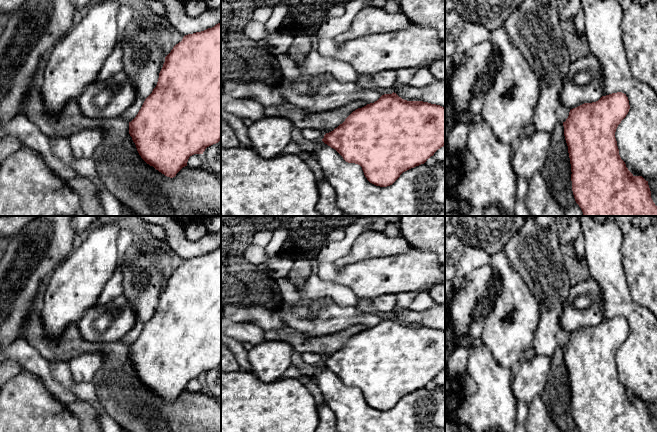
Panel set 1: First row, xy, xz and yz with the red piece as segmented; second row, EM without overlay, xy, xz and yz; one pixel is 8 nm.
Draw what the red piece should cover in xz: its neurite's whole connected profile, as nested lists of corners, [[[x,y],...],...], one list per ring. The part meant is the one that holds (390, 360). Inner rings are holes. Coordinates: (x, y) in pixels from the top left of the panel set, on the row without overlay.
[[[394,316],[384,318],[374,327],[353,335],[342,348],[326,357],[322,365],[335,373],[346,386],[360,389],[370,407],[387,411],[403,396],[424,388],[438,373],[445,370],[445,332],[423,325],[407,325]]]

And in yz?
[[[617,316],[571,333],[563,346],[572,415],[580,432],[657,432],[651,422],[648,405],[642,400],[634,400],[619,379],[615,356],[629,333],[626,318]]]

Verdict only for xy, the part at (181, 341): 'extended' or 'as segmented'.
as segmented

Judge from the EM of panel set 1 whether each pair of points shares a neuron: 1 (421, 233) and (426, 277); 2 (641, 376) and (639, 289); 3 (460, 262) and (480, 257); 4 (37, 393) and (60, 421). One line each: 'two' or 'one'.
1: two
2: two
3: one
4: one

